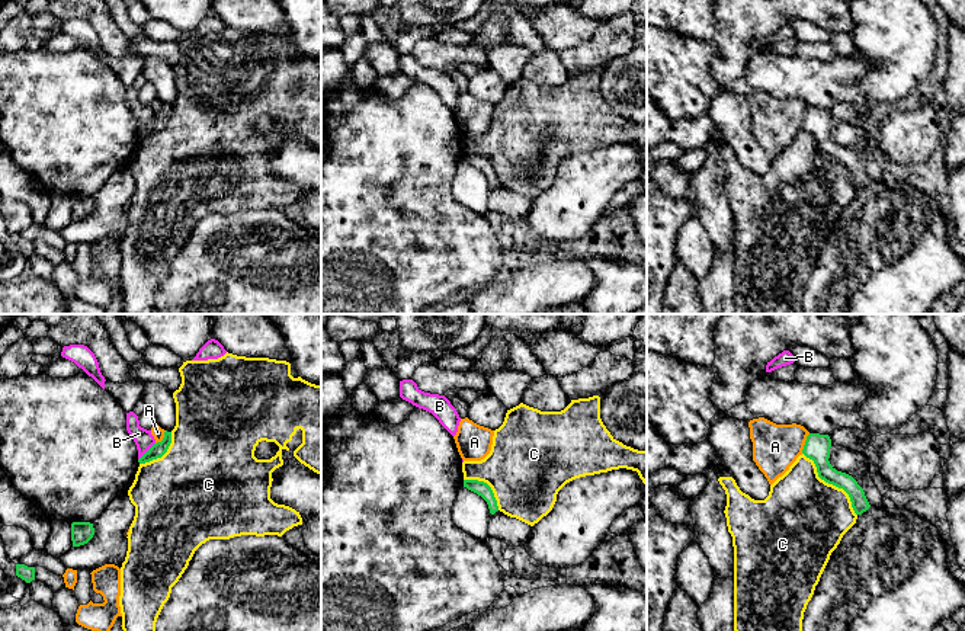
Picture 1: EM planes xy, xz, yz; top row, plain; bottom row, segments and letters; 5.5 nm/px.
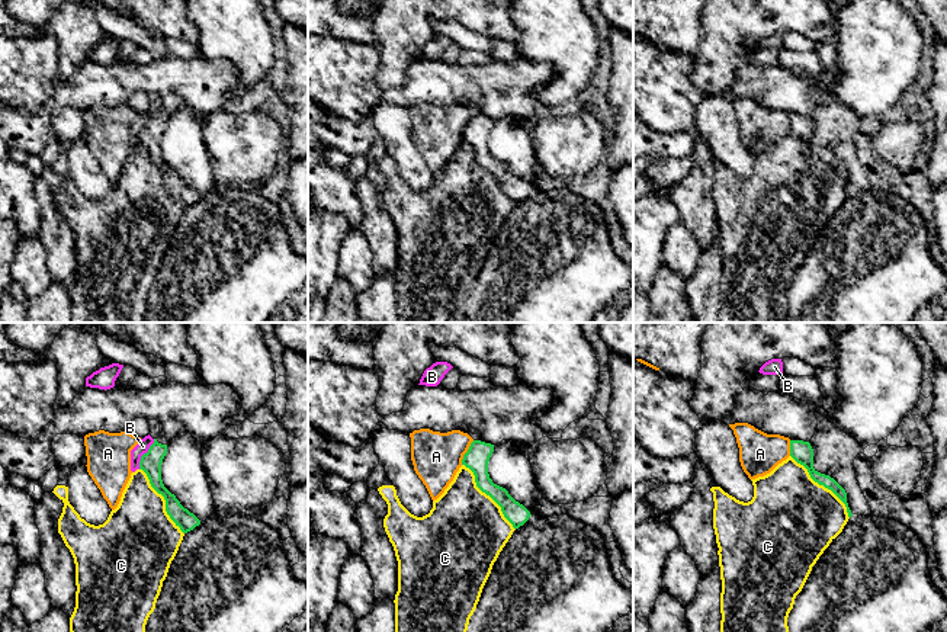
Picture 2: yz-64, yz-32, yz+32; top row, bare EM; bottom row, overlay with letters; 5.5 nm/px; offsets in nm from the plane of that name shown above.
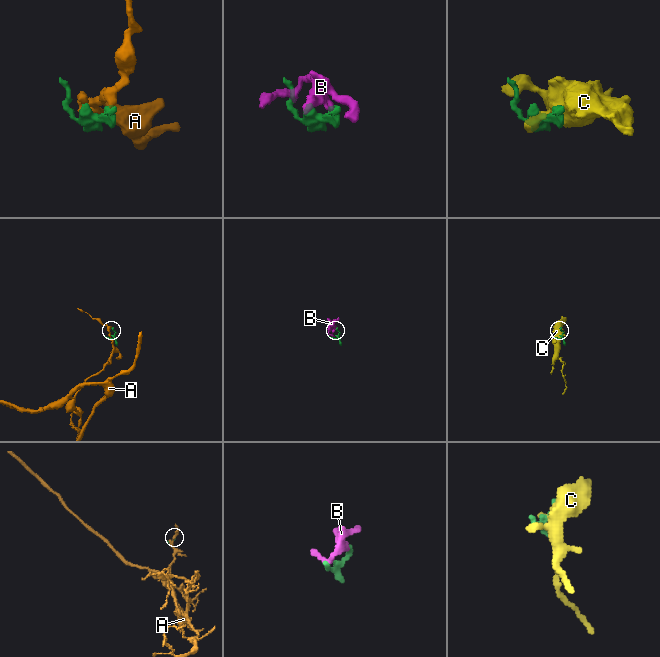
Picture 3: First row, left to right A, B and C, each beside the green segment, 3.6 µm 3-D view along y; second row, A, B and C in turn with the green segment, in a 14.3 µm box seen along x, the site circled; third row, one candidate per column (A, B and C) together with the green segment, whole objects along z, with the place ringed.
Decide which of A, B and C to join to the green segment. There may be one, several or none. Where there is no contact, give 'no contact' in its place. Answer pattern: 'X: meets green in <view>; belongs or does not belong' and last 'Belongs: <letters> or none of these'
A: meets green in yz; does not belong
B: meets green in xy; does not belong
C: meets green in yz; does not belong
Belongs: none of these

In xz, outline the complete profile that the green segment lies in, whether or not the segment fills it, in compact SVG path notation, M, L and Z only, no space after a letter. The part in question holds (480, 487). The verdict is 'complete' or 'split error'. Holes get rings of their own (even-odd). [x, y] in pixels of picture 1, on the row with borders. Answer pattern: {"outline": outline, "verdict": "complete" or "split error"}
{"outline": "M464 480L464 487L481 496L487 502L491 515L498 510L494 493L487 483L478 480Z", "verdict": "complete"}

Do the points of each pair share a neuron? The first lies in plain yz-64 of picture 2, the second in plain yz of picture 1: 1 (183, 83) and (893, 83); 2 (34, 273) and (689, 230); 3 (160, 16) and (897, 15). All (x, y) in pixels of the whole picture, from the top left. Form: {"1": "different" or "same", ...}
{"1": "different", "2": "same", "3": "different"}

